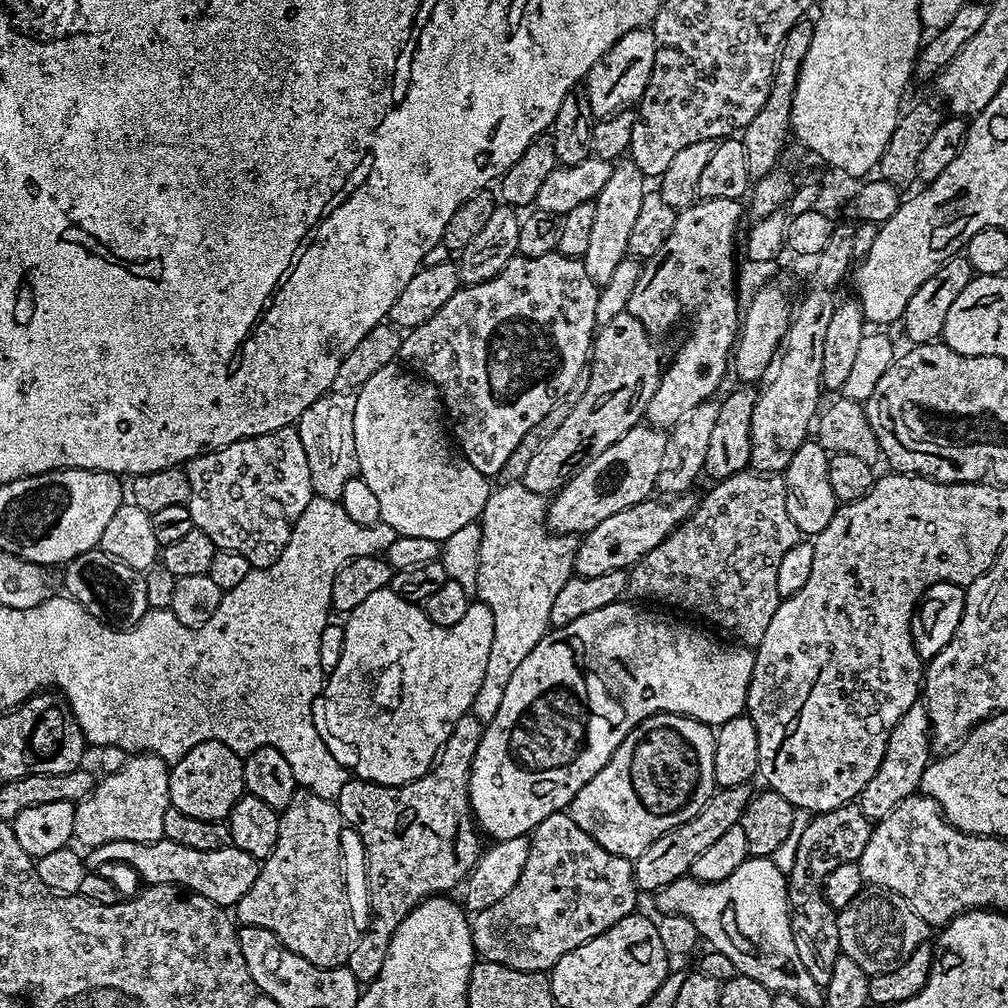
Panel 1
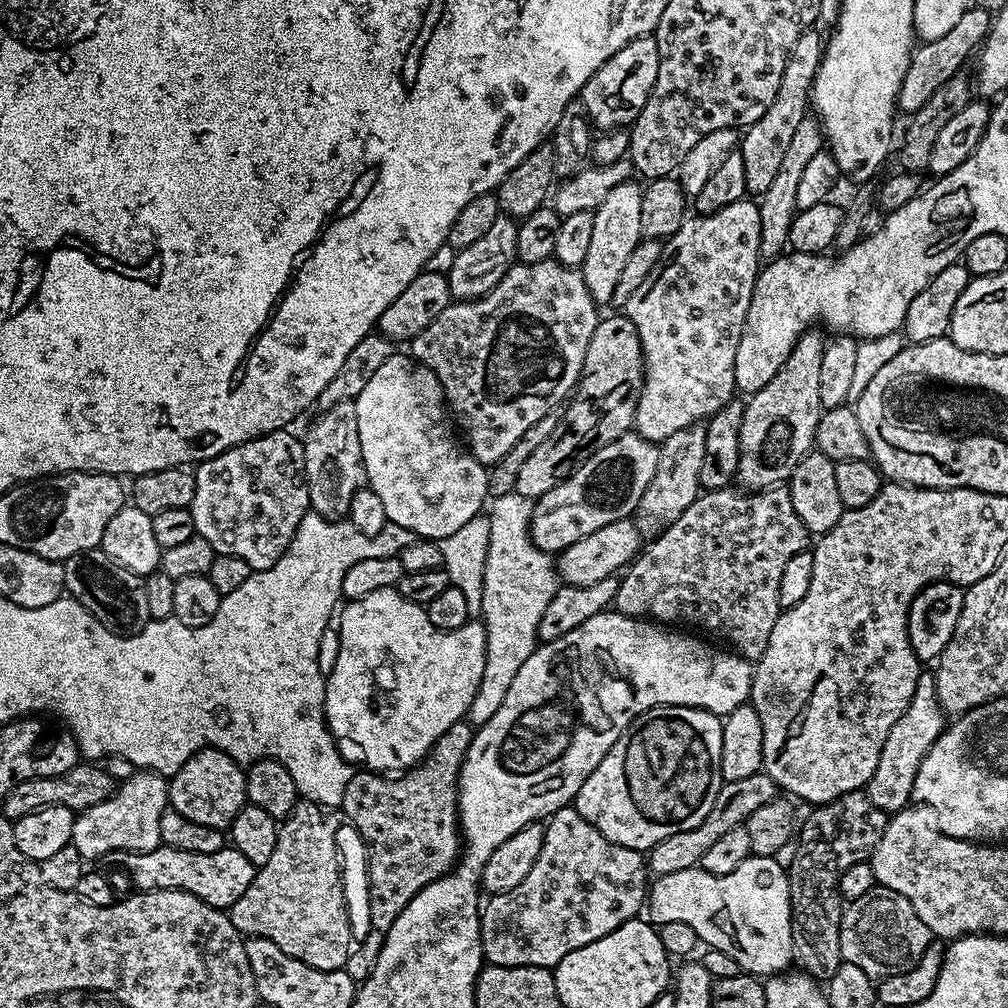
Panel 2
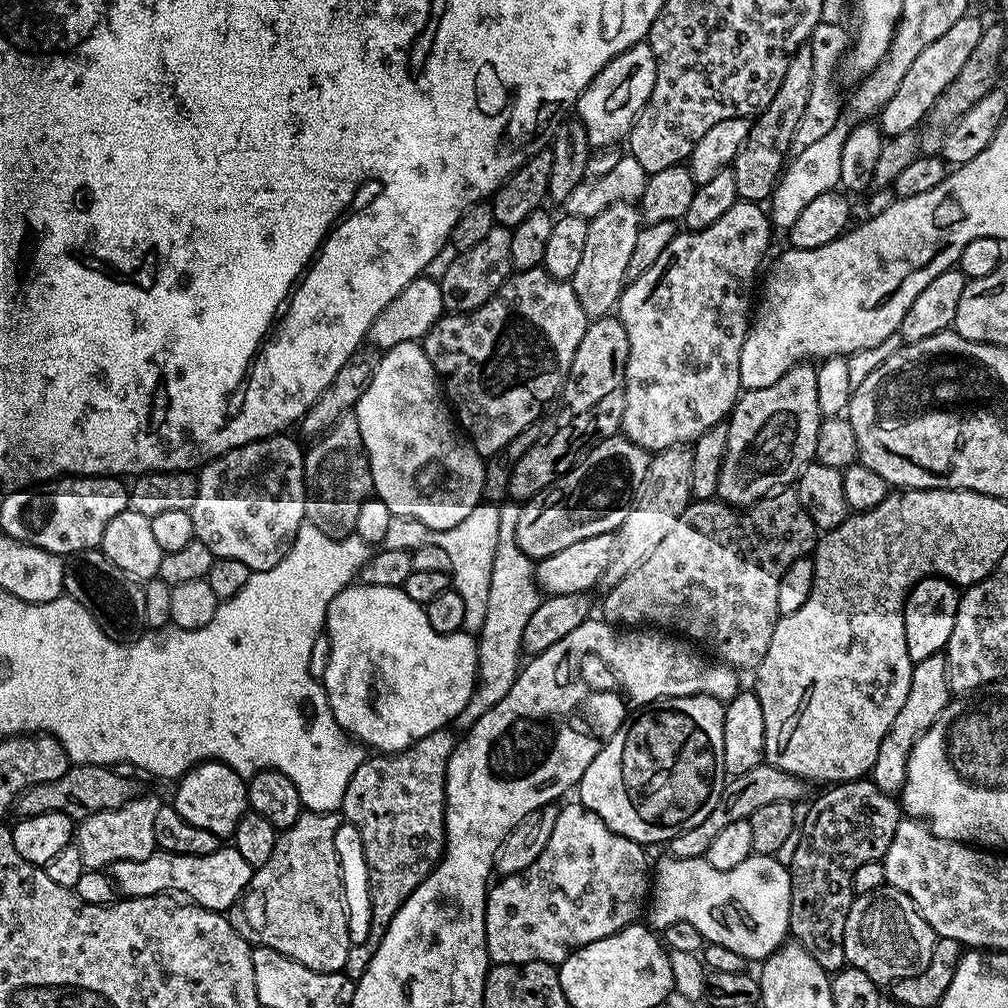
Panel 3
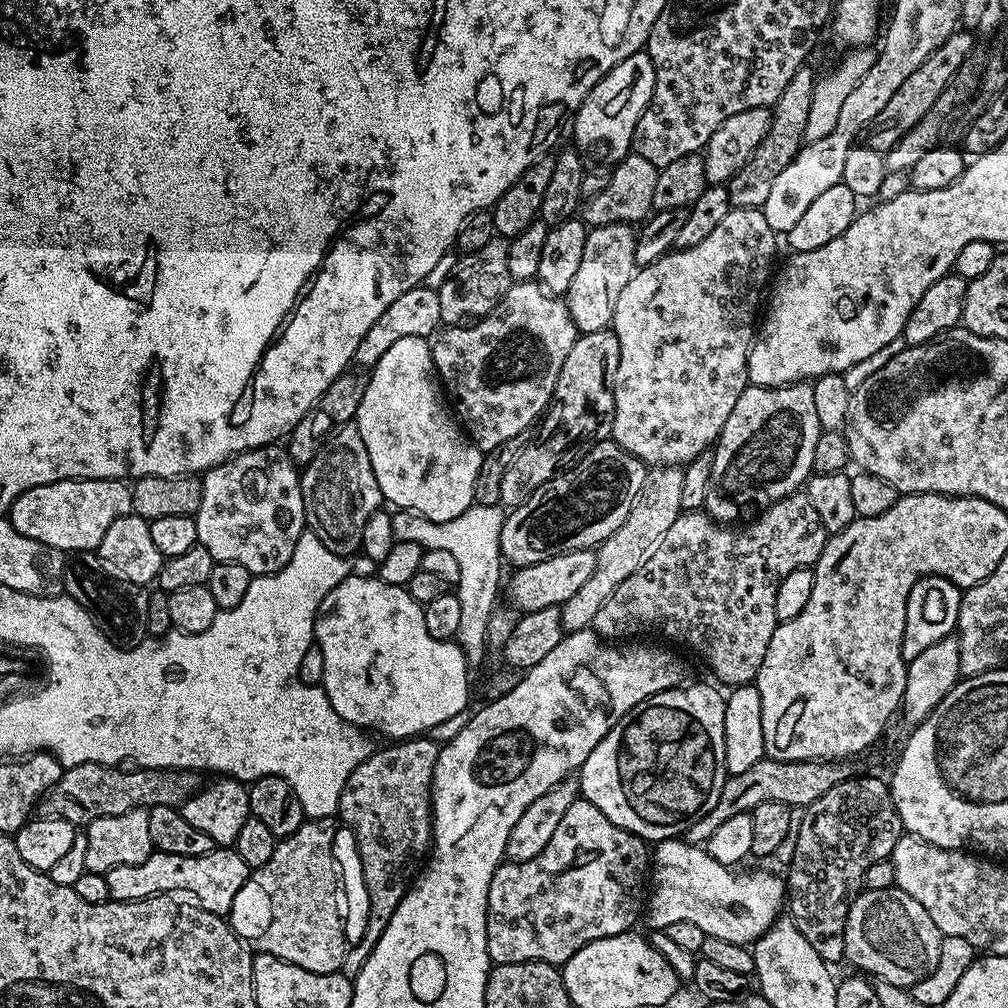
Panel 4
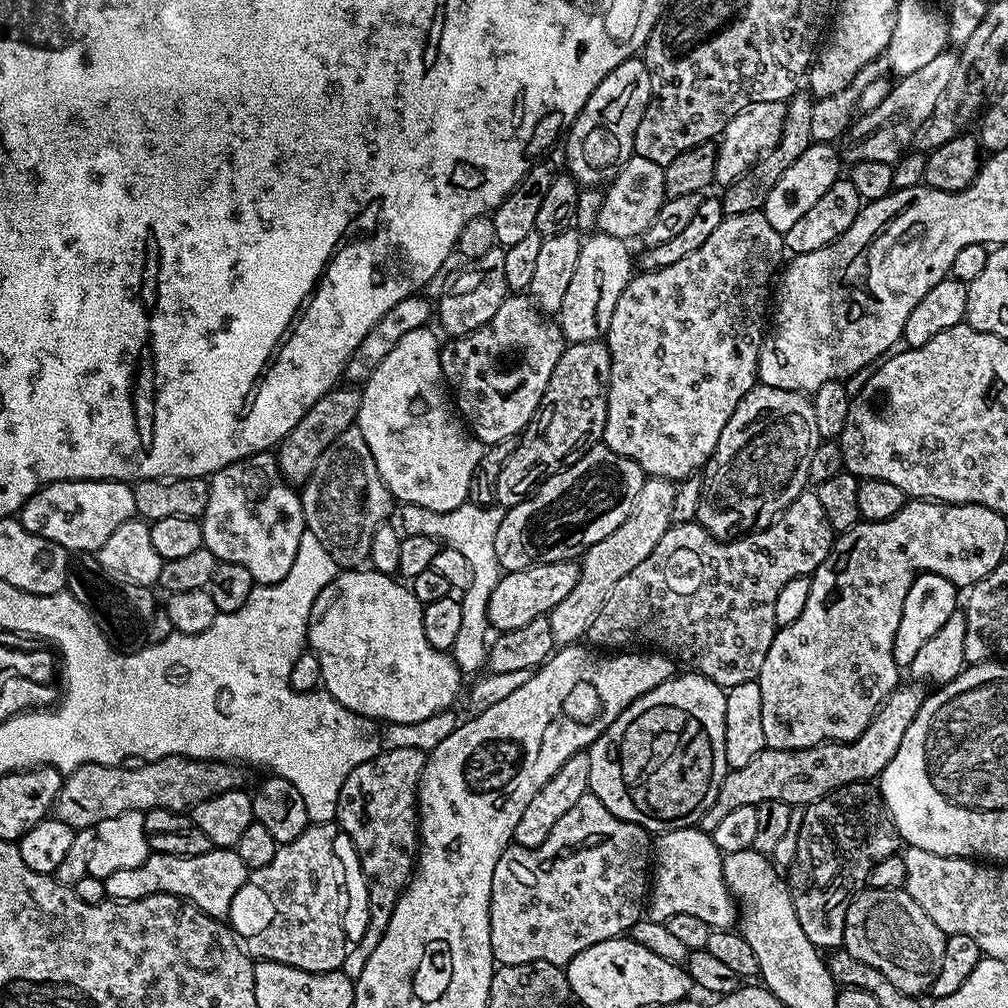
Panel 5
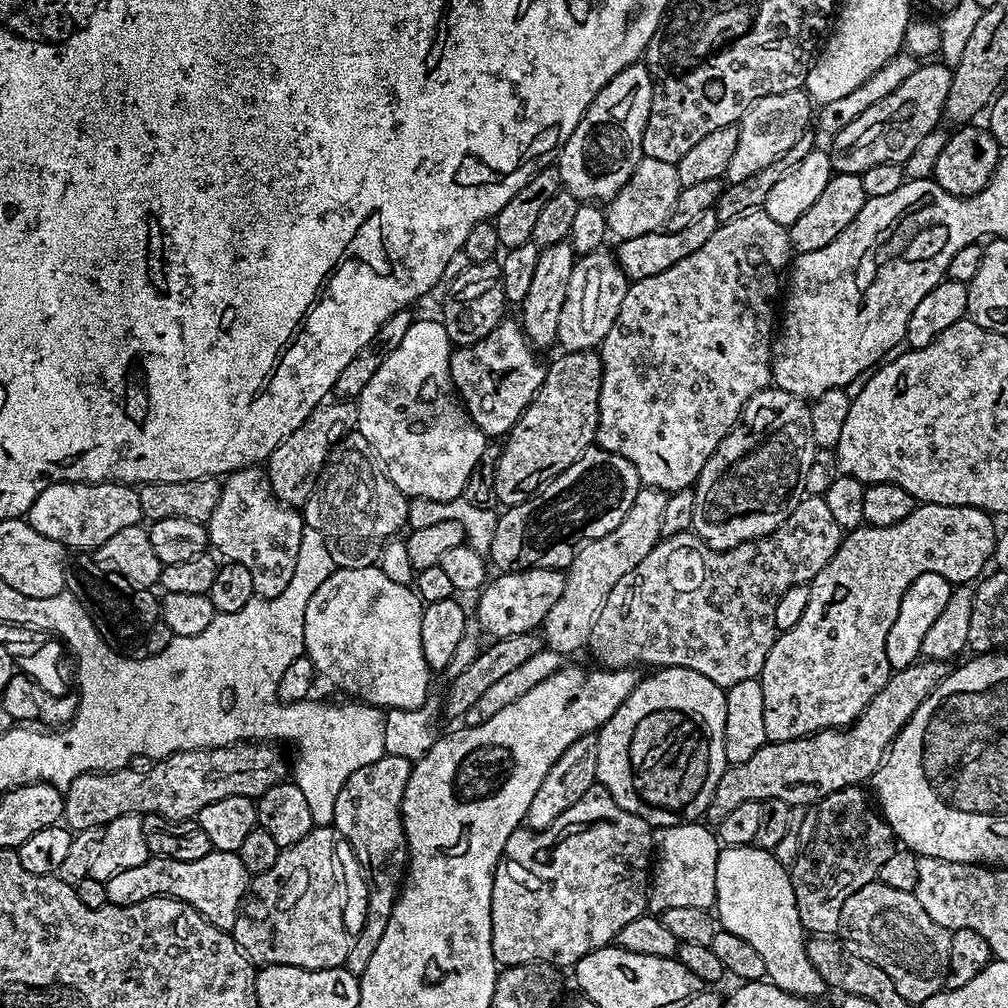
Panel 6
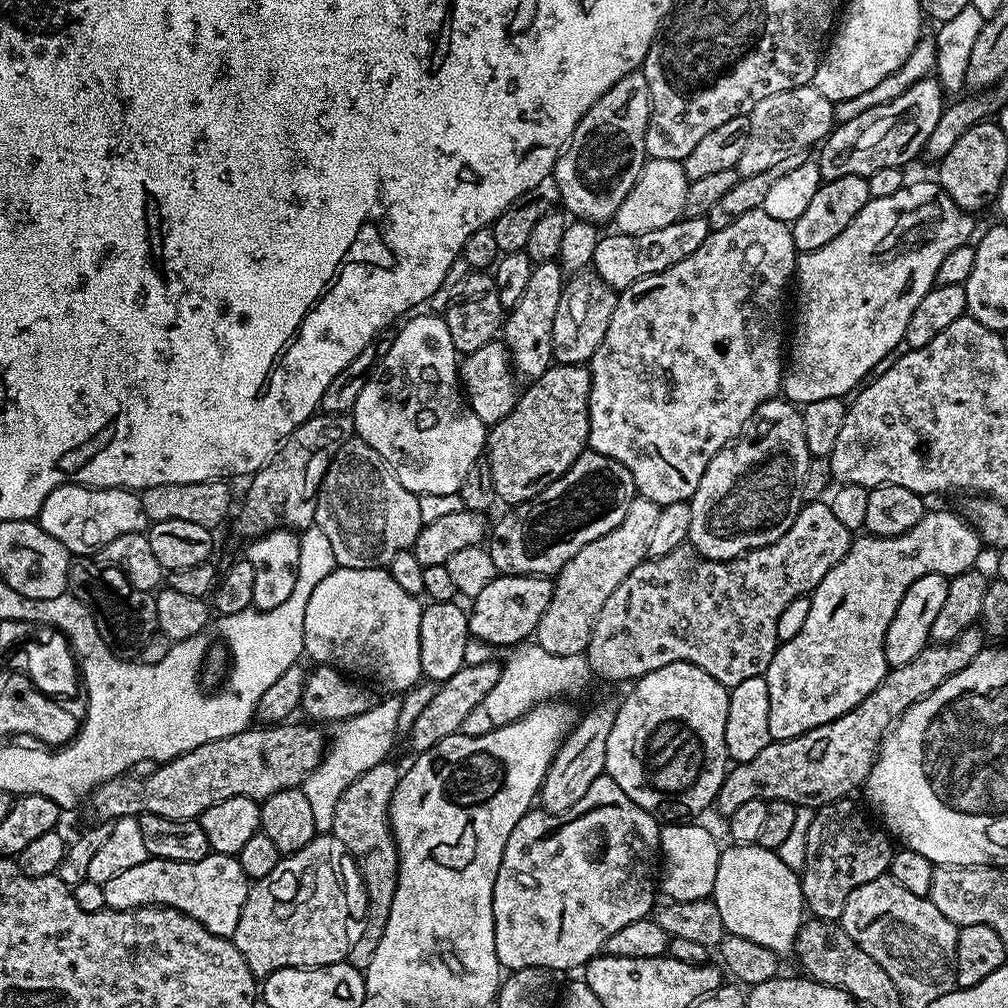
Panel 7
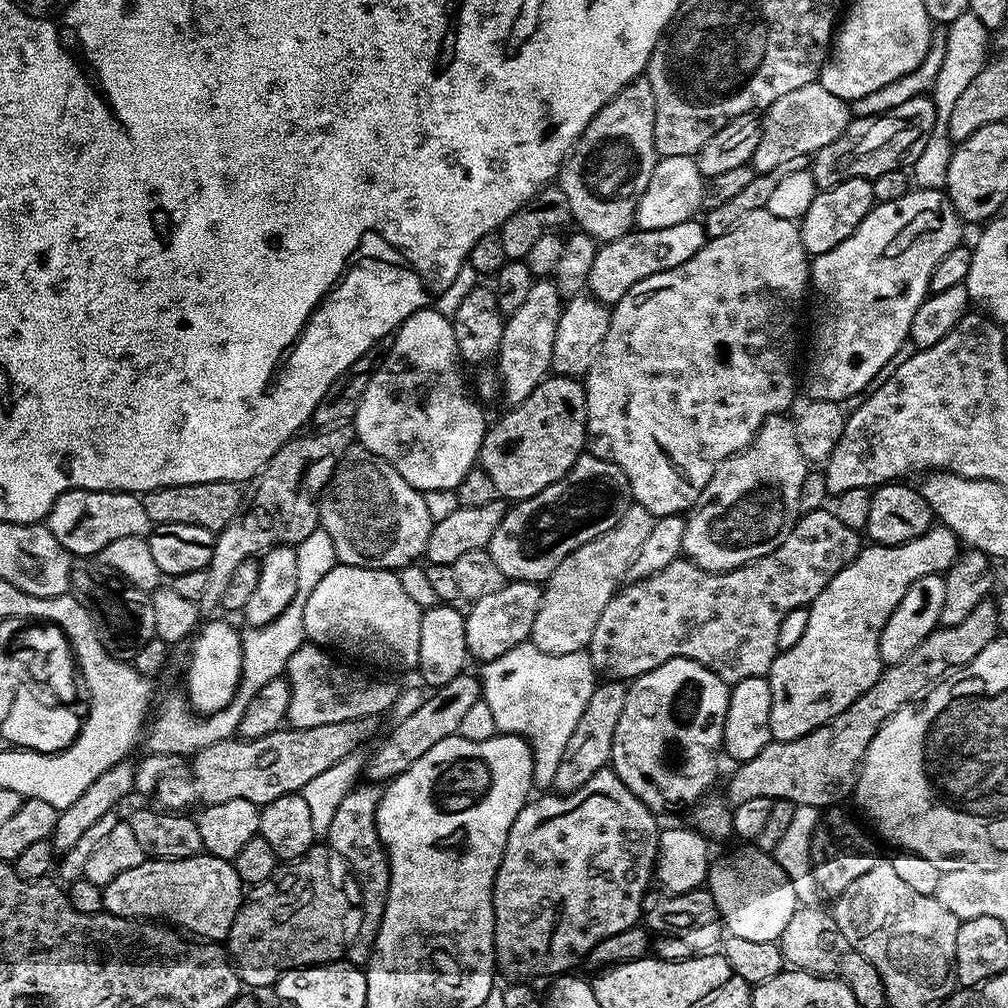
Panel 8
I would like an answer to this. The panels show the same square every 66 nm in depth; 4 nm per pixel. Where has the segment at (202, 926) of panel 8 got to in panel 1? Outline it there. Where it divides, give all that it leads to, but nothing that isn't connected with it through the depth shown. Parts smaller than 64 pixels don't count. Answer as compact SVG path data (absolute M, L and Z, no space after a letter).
M162 839L158 842L106 842L97 848L87 849L83 857L88 870L103 869L103 864L125 864L144 879L145 885L175 884L190 892L210 898L221 906L235 906L254 886L254 878L260 873L260 864L250 854L231 846L222 850L190 850L190 846L178 846L178 842Z

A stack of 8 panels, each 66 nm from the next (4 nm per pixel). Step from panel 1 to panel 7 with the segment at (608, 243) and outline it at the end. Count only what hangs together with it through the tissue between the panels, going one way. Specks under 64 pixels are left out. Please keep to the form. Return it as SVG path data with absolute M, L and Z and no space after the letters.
M594 270L578 272L565 283L558 311L554 313L552 358L555 363L587 365L591 361L594 350L606 338L610 318L614 318L617 295L617 289L611 288Z

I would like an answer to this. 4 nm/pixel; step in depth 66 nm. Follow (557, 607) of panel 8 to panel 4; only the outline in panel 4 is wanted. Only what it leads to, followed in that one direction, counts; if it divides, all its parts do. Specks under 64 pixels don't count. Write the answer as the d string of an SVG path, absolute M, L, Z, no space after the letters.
M652 466L648 468L646 478L642 482L642 490L638 490L638 498L634 498L634 506L630 514L626 514L626 522L610 534L595 549L596 565L594 574L578 589L574 598L570 598L560 608L560 621L564 623L565 633L582 632L591 625L594 614L602 610L602 602L638 570L662 546L662 538L670 531L670 526L684 511L682 506L682 484L684 469L680 466Z

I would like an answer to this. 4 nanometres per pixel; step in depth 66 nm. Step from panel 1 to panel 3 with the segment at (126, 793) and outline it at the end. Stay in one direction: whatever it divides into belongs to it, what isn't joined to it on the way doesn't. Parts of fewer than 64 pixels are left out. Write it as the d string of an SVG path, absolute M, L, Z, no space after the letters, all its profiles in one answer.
M140 794L120 808L99 812L79 821L74 832L74 843L82 854L85 869L104 870L114 862L150 858L150 854L157 851L154 842L154 818L158 815L161 803L161 797Z

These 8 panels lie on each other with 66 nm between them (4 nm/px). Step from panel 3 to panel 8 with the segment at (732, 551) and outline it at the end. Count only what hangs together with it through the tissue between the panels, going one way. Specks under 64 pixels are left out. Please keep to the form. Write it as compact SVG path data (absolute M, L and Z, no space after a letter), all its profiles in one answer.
M823 507L813 512L803 513L797 519L795 526L790 530L790 534L786 534L786 542L782 542L782 546L778 546L778 550L770 550L770 554L766 554L757 560L751 560L740 568L731 568L729 572L707 572L697 566L694 561L681 558L670 562L670 566L666 566L666 570L658 570L658 574L625 583L617 591L616 595L610 598L610 602L606 602L606 610L602 610L602 614L598 614L598 626L594 626L594 634L590 638L586 649L597 677L631 682L637 676L662 666L662 662L673 660L674 658L690 658L694 662L706 666L714 674L718 674L718 678L722 678L724 683L729 686L742 682L742 678L767 676L769 670L772 669L774 658L778 654L776 643L778 642L778 626L782 626L782 618L786 618L786 614L790 614L790 610L807 608L814 598L818 598L818 594L822 594L822 590L826 590L830 578L834 578L834 574L838 574L838 570L846 567L859 554L862 547L860 539L862 540L861 533L850 530L850 526L843 524L831 510Z

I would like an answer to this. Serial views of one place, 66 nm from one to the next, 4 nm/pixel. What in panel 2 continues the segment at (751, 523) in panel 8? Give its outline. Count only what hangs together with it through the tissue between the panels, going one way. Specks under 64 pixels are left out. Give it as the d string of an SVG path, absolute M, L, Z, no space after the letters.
M805 329L778 374L745 403L736 470L736 480L744 483L741 485L745 489L783 485L815 443L817 423L823 412L819 375L826 345L825 337L816 330L819 329Z

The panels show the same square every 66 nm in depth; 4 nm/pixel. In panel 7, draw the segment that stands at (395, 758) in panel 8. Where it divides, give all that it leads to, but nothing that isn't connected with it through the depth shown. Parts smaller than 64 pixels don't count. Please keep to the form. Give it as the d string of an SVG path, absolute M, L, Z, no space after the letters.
M484 660L481 664L465 663L463 668L454 674L454 678L443 681L440 688L428 700L428 705L416 716L412 724L412 733L408 736L408 744L413 748L413 753L419 754L430 750L442 738L450 738L460 732L462 722L469 715L470 710L483 704L486 694L494 690L494 682L498 682L501 665L492 660Z

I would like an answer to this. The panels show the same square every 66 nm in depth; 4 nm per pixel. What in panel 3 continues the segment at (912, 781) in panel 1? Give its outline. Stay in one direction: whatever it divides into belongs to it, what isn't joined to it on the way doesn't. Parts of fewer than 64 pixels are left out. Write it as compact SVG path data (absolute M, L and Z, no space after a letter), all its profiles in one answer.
M943 654L915 661L910 674L910 691L906 694L906 702L902 702L902 710L898 710L894 722L890 722L890 730L886 730L882 746L878 746L878 758L874 758L870 779L874 786L878 786L878 790L889 794L901 792L906 782L906 766L910 762L910 754L918 738L922 738L922 734L926 734L926 730L934 726L949 699L946 658Z

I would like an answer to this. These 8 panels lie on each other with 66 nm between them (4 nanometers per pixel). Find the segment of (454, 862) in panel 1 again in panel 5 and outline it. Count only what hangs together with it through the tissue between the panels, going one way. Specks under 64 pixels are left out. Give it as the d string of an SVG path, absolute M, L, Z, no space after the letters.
M385 747L377 756L370 758L370 762L362 762L362 766L350 770L350 778L342 782L342 790L338 794L335 823L356 847L364 888L368 891L368 921L364 924L360 941L351 945L342 969L353 982L362 970L366 970L370 954L374 954L378 942L382 942L382 934L386 934L386 926L390 926L394 906L416 867L420 847L416 791L425 759L425 753L416 748Z

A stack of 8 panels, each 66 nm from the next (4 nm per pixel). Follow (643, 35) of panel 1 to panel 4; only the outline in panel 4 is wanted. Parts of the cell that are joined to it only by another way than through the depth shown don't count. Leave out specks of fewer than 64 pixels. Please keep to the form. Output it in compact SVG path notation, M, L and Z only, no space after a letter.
M647 51L631 52L590 89L574 113L575 151L596 166L615 166L632 152L632 135L652 100L656 71Z

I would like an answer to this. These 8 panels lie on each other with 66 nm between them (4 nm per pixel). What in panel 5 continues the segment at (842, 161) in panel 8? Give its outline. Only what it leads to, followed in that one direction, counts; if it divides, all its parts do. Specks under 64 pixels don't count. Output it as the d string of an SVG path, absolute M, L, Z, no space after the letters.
M945 50L938 54L938 58L932 59L927 66L921 66L914 70L914 74L901 76L891 85L874 110L857 115L851 121L851 125L842 137L842 156L849 165L879 164L895 165L901 156L905 155L913 147L916 137L920 134L930 114L937 105L938 98L945 93L950 78L954 75L957 53Z

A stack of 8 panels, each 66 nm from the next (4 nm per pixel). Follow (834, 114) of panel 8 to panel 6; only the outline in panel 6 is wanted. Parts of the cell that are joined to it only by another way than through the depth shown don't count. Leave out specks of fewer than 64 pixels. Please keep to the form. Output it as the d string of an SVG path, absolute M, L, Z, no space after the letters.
M803 90L758 98L738 121L738 147L730 158L726 173L727 183L743 182L745 178L750 178L750 174L758 174L758 170L766 170L766 166L778 162L778 158L782 158L786 150L805 139L807 132L804 131L813 120L814 105L808 93Z

